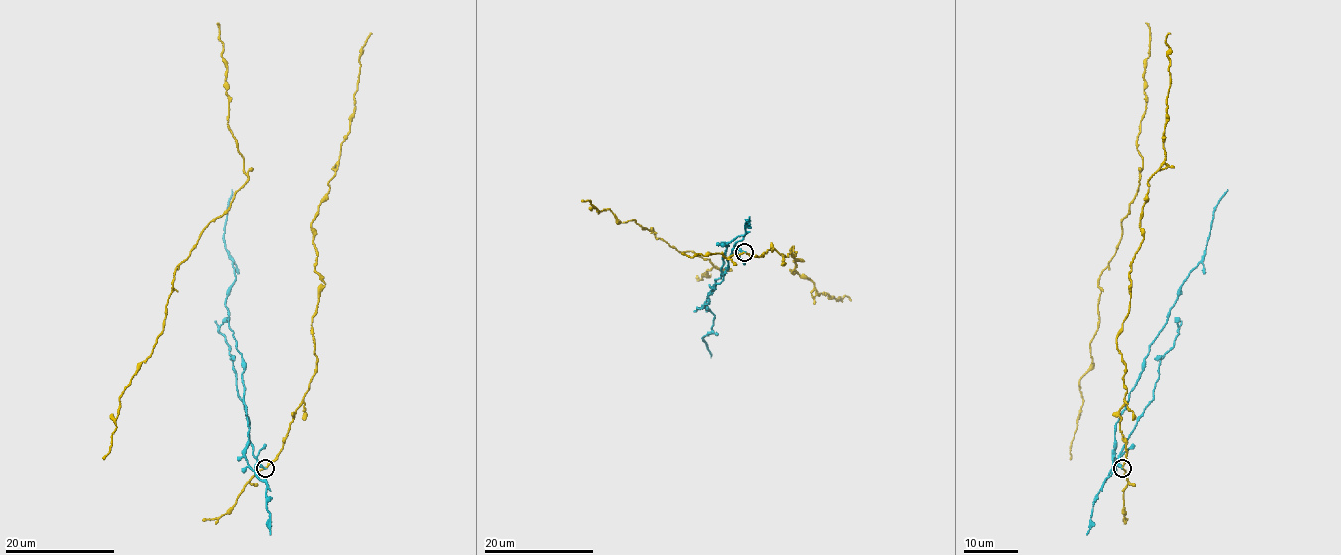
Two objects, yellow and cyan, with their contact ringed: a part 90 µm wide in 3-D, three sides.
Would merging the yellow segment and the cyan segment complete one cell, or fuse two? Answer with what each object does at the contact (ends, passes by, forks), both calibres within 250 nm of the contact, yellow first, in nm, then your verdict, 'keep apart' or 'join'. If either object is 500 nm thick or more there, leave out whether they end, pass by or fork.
yellow passes by; cyan ends; calibres 170 and 240 nm; keep apart

